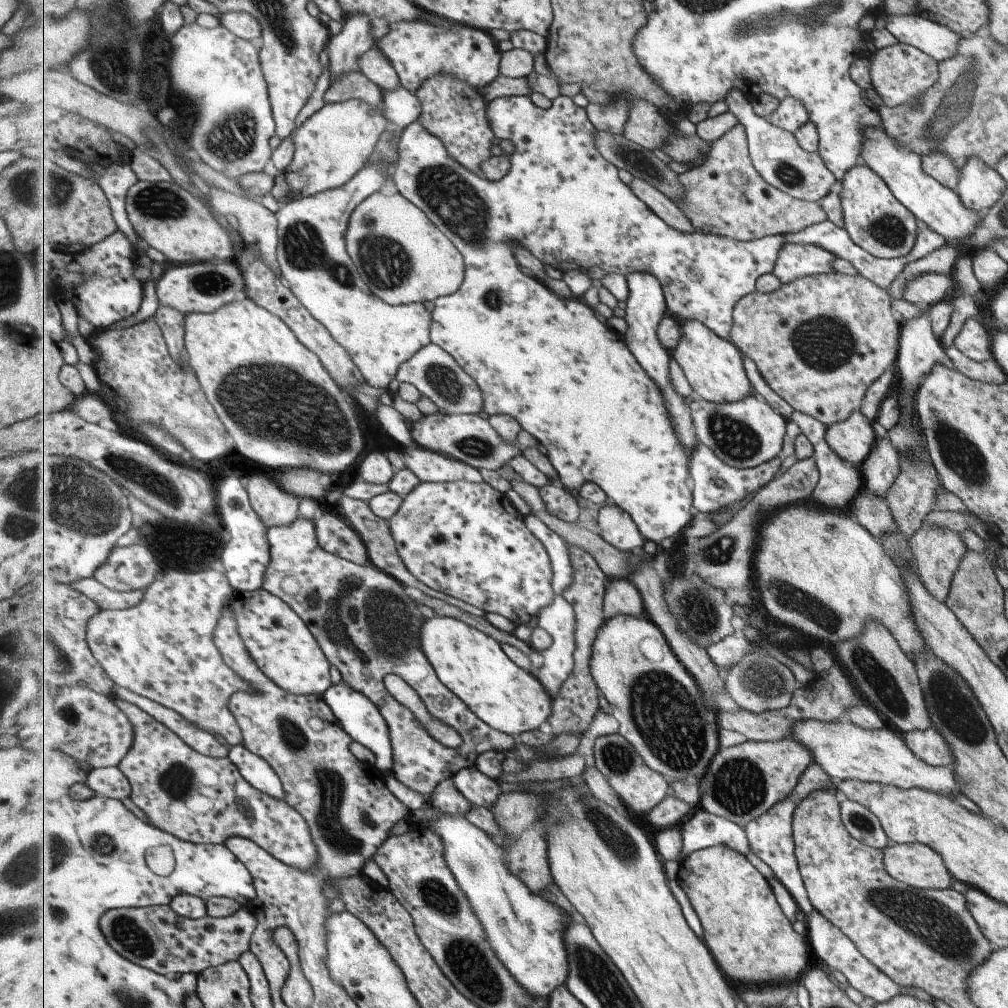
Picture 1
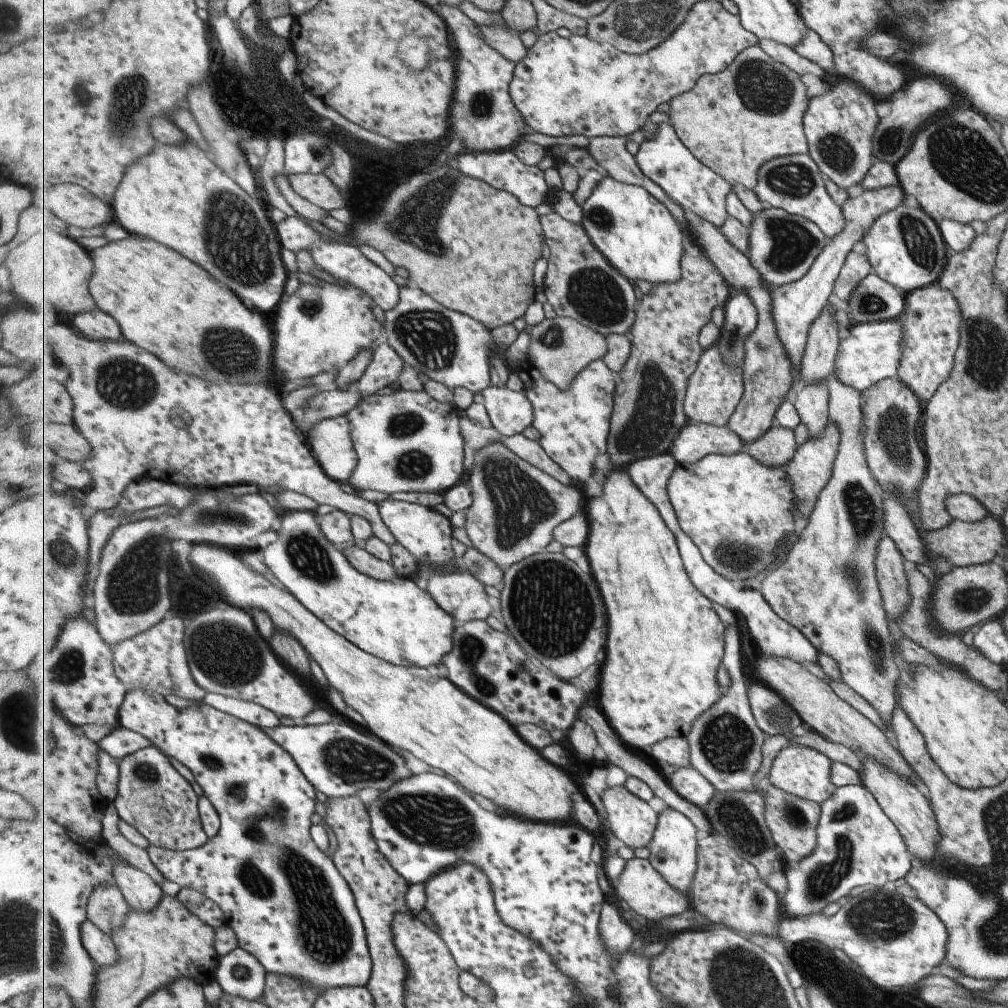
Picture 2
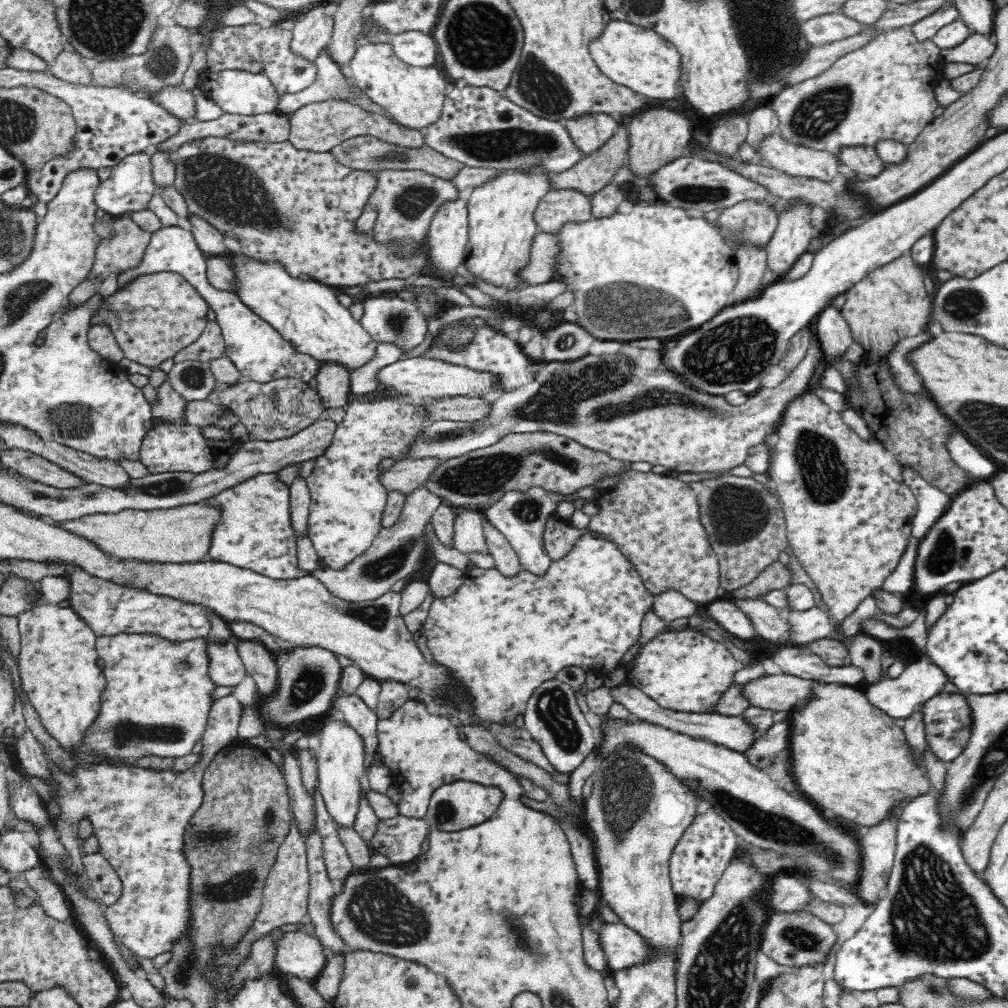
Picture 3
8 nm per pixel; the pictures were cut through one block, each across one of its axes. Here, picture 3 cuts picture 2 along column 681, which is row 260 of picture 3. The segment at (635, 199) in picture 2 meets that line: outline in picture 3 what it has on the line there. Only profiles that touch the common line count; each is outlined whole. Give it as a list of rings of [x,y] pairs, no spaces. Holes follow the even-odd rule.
[[[232,252],[223,258],[232,269],[233,294],[236,294],[236,298],[252,313],[264,319],[298,352],[321,362],[341,362],[349,370],[360,368],[374,356],[376,341],[364,330],[361,321],[357,321],[351,311],[340,304],[334,287],[314,279],[304,282],[299,277],[292,277],[277,260],[260,260]]]

